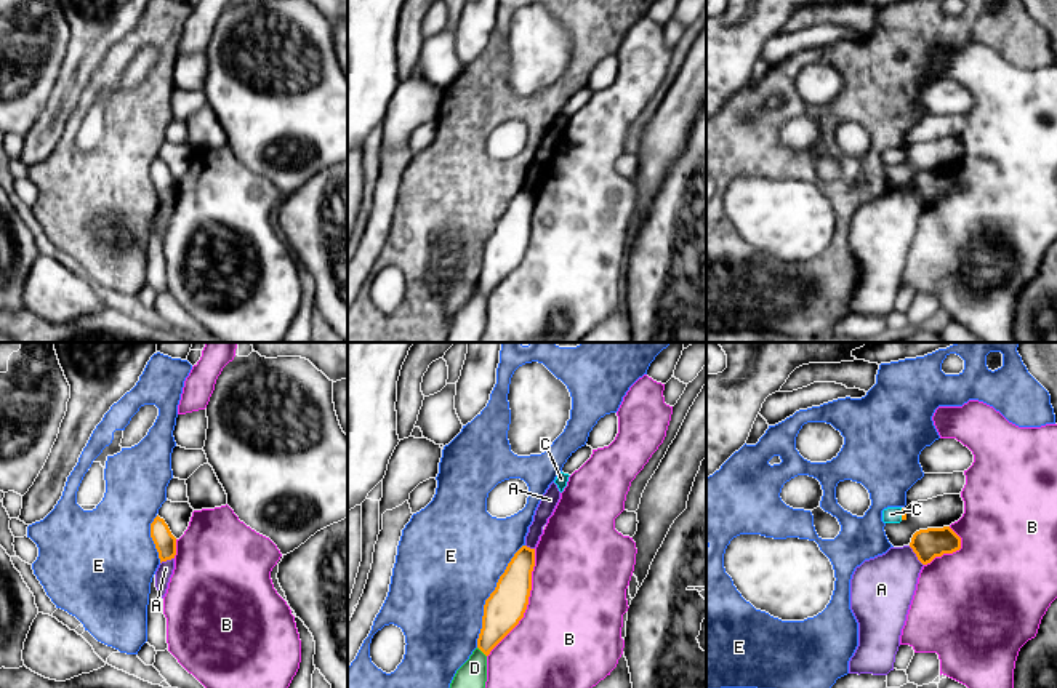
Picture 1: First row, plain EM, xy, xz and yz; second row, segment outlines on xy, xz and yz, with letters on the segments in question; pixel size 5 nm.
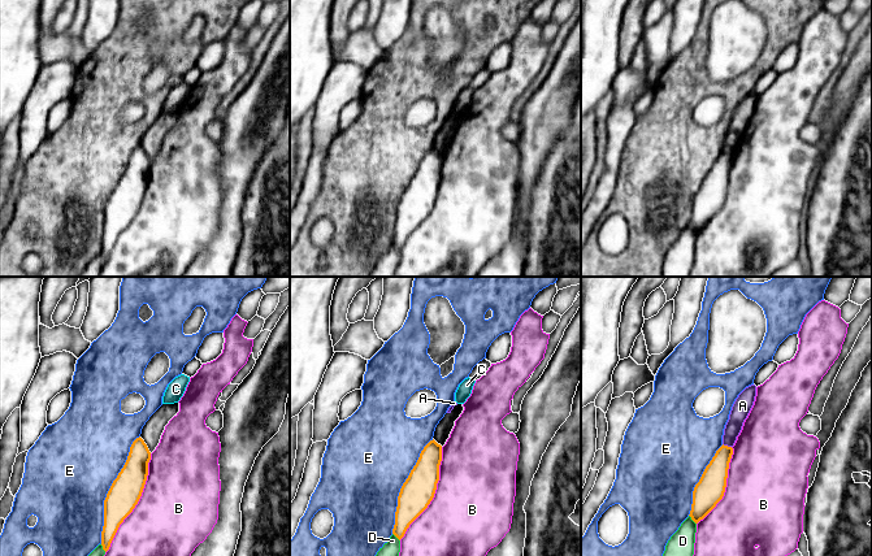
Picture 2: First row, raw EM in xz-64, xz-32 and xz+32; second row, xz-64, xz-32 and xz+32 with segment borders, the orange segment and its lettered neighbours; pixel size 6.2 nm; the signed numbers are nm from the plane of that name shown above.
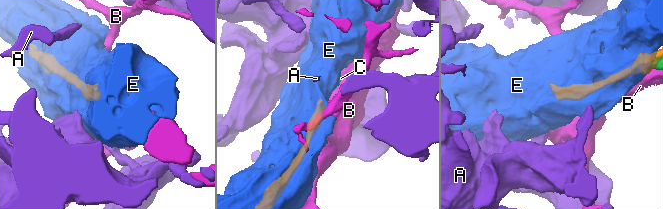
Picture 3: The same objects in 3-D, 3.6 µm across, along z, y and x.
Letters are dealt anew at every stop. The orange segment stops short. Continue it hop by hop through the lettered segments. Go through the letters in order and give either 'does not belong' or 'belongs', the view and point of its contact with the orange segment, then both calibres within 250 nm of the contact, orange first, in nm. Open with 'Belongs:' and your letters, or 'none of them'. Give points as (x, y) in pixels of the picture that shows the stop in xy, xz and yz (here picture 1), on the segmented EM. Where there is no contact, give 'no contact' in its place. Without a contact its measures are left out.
Belongs: C
A: does not belong; contact yz (916, 556); calibres 150 and 320 nm
B: does not belong; contact xz (527, 604); calibres 200 and 500 nm
C: belongs; contact yz (902, 514); calibres 30 and 80 nm
D: does not belong; contact xz (481, 650); calibres 200 and 140 nm
E: does not belong; contact xz (490, 596); calibres 200 and 480 nm

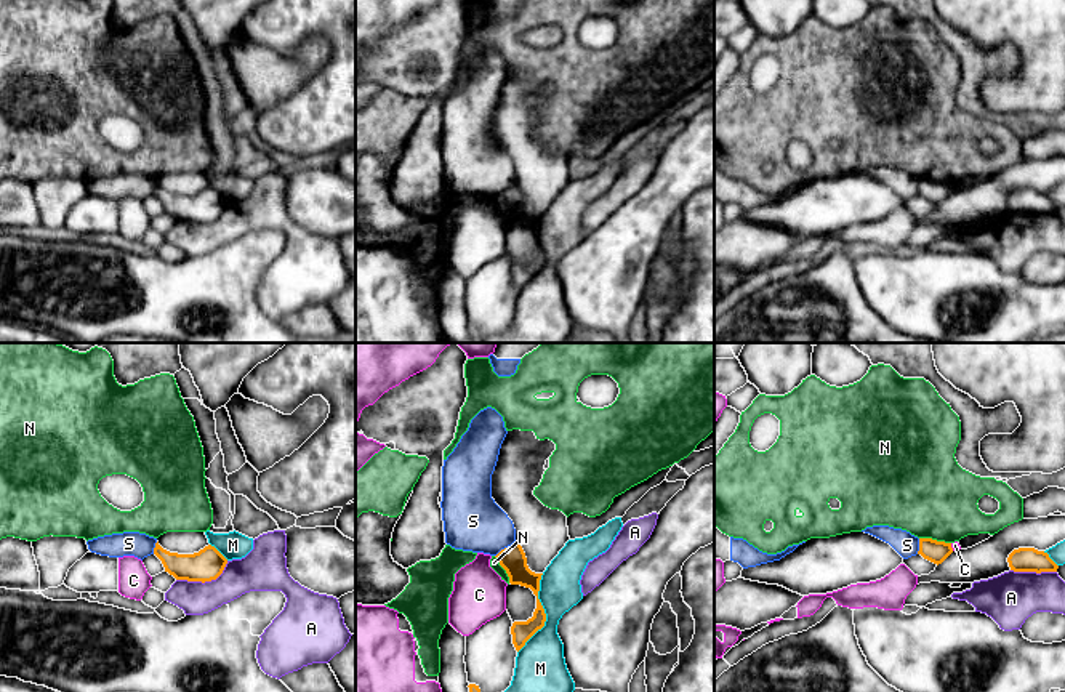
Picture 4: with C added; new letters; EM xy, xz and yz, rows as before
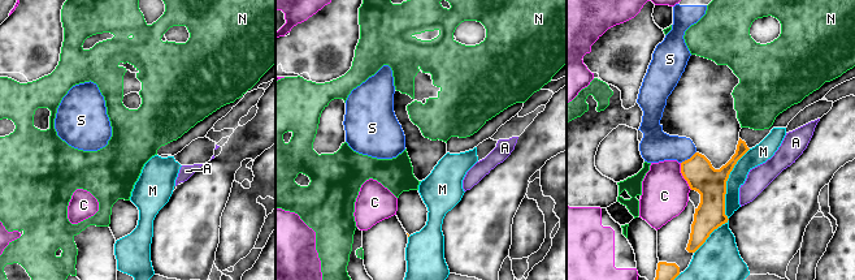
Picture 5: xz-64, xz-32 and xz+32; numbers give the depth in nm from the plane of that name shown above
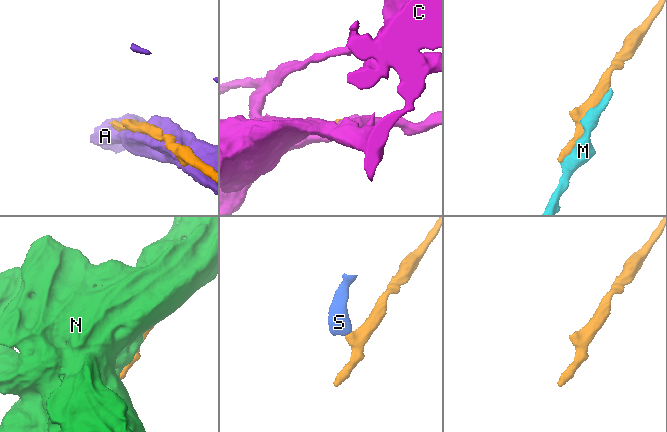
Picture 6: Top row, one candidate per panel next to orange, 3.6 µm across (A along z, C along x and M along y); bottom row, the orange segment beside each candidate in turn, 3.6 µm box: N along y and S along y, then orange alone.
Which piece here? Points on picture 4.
Belongs: none of them
A: does not belong; contact xy (204, 582); calibres 160 and 180 nm
C: does not belong; contact yz (950, 547); calibres 110 and 40 nm
M: does not belong; contact xz (545, 614); calibres 110 and 240 nm
N: does not belong; contact yz (936, 540); calibres 110 and 440 nm
S: does not belong; contact xz (505, 548); calibres 130 and 300 nm

